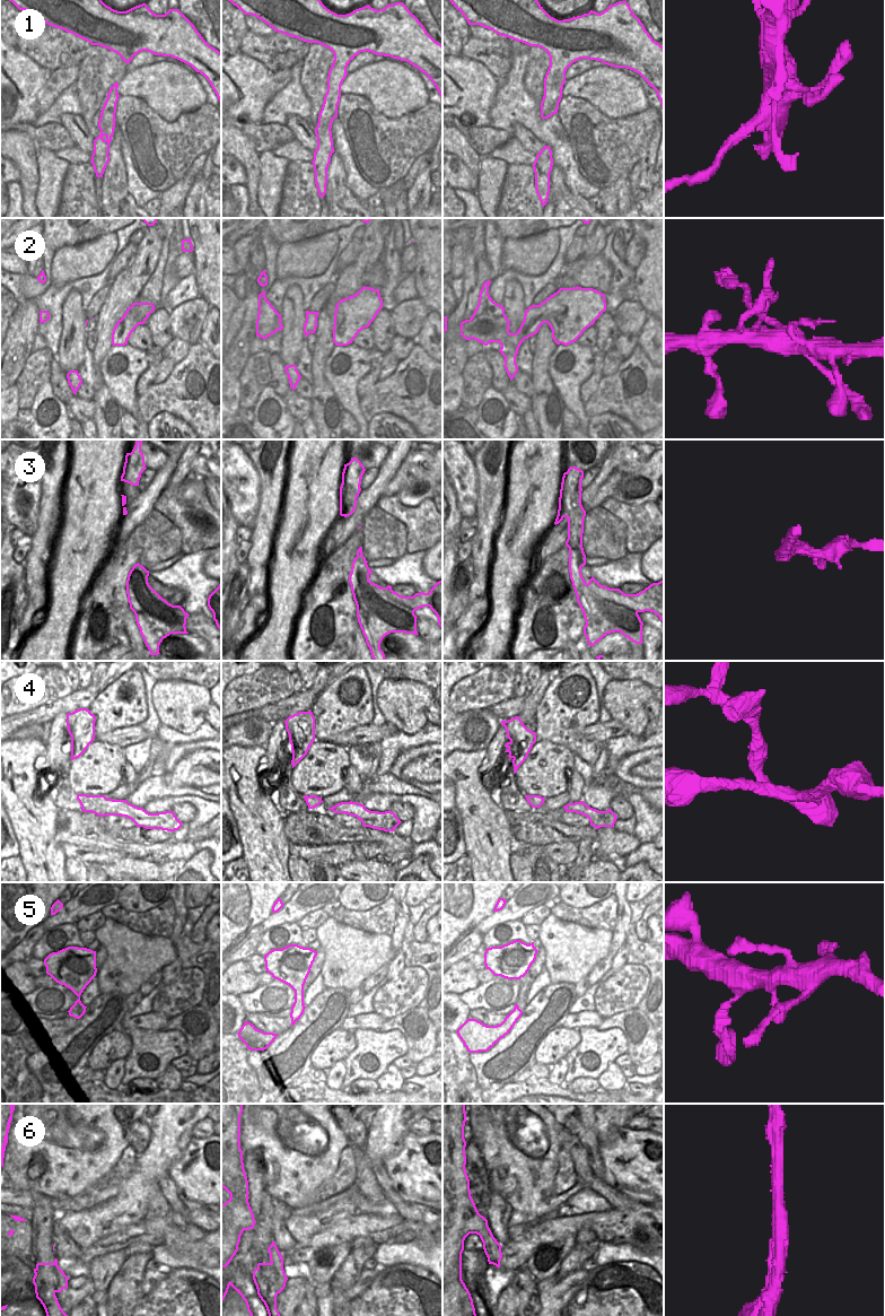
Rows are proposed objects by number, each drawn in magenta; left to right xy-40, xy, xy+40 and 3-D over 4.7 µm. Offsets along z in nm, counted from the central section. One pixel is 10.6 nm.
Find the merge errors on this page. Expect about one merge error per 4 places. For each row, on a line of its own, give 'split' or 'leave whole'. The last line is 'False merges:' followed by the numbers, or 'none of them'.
1: leave whole
2: leave whole
3: split
4: split
5: leave whole
6: split
False merges: 3, 4, 6

